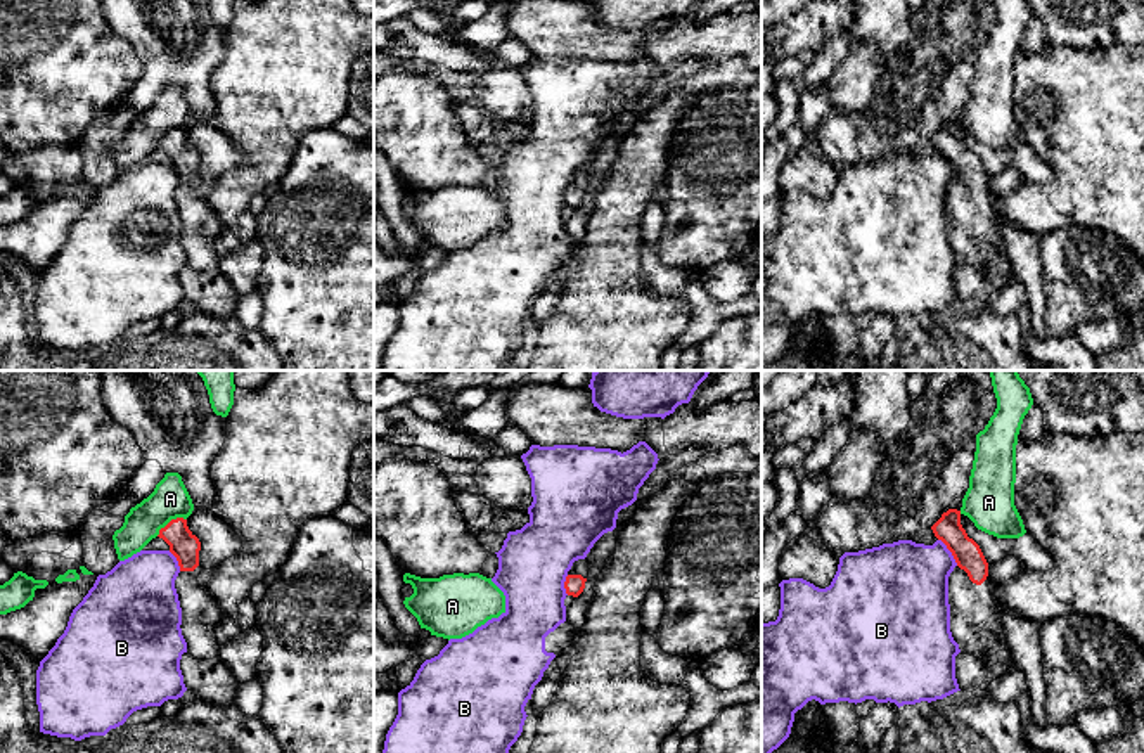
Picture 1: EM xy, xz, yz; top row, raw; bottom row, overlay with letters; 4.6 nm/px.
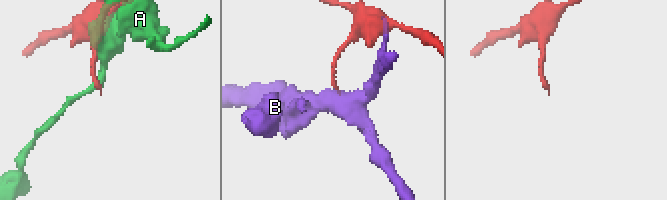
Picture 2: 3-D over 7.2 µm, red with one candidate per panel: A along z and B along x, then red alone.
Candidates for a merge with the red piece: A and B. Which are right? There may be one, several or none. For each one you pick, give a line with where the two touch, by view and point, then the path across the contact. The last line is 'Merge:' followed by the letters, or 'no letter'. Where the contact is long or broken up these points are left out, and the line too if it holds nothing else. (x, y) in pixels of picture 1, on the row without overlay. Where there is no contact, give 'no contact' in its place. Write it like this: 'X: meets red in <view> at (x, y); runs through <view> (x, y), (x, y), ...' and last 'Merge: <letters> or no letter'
Merge: no letter

